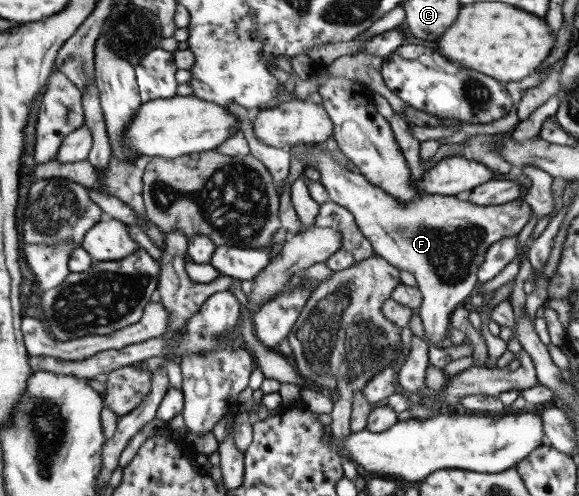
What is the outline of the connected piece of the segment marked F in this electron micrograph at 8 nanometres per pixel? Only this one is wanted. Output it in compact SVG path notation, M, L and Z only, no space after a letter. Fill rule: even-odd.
M319 143L306 144L308 147L305 147L305 154L301 159L307 161L307 164L320 174L318 182L323 185L327 192L327 201L335 202L351 213L356 226L363 237L371 244L374 253L382 257L389 265L414 275L416 288L422 295L415 320L419 323L419 329L427 338L426 341L429 345L439 348L441 341L448 337L451 312L458 305L466 303L469 296L476 291L479 282L476 271L487 248L497 240L517 235L531 217L530 208L521 199L511 200L499 205L480 206L468 202L464 198L461 200L461 196L437 194L418 195L416 199L402 202L370 184L357 171L351 171L335 164L329 156L329 151L322 149Z

